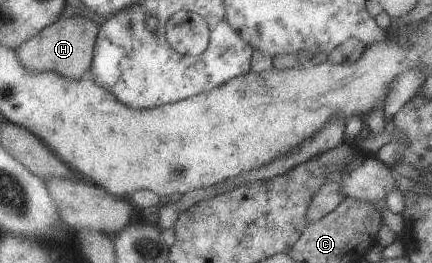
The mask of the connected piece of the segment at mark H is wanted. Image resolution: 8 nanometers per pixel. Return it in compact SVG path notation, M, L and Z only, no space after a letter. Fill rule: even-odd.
M86 16L62 17L57 23L41 30L39 35L22 43L16 52L21 63L30 72L57 72L66 78L83 79L85 71L91 69L95 40L98 38L100 29L100 26Z

